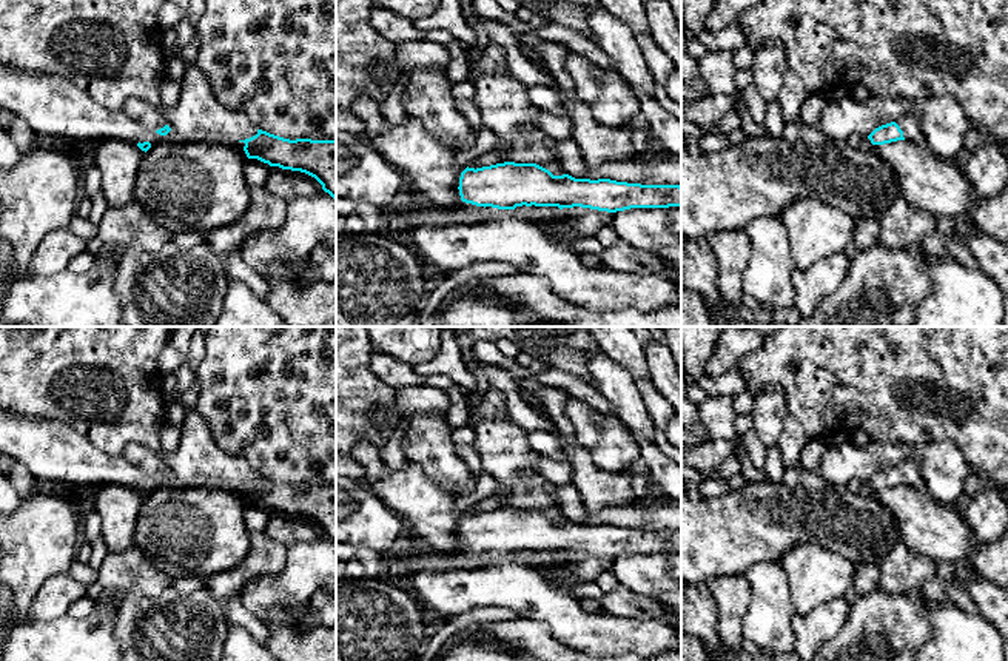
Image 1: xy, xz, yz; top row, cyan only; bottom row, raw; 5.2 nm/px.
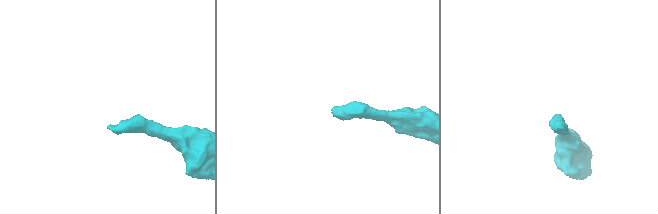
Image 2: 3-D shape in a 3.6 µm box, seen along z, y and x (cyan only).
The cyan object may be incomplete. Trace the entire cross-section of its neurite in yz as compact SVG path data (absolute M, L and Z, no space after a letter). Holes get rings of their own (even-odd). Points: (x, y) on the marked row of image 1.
M906 114L895 122L875 128L868 139L872 145L885 145L897 140L908 140L919 148L923 148L925 136L917 116Z

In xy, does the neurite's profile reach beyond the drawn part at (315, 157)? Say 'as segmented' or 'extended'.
as segmented

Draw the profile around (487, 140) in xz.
M479 129L475 148L470 151L455 153L455 163L461 171L464 171L473 160L502 145L510 149L509 145L501 142L498 134L490 129Z

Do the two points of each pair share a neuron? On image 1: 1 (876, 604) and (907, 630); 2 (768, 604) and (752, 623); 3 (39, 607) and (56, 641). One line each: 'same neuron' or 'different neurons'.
1: same neuron
2: same neuron
3: different neurons

